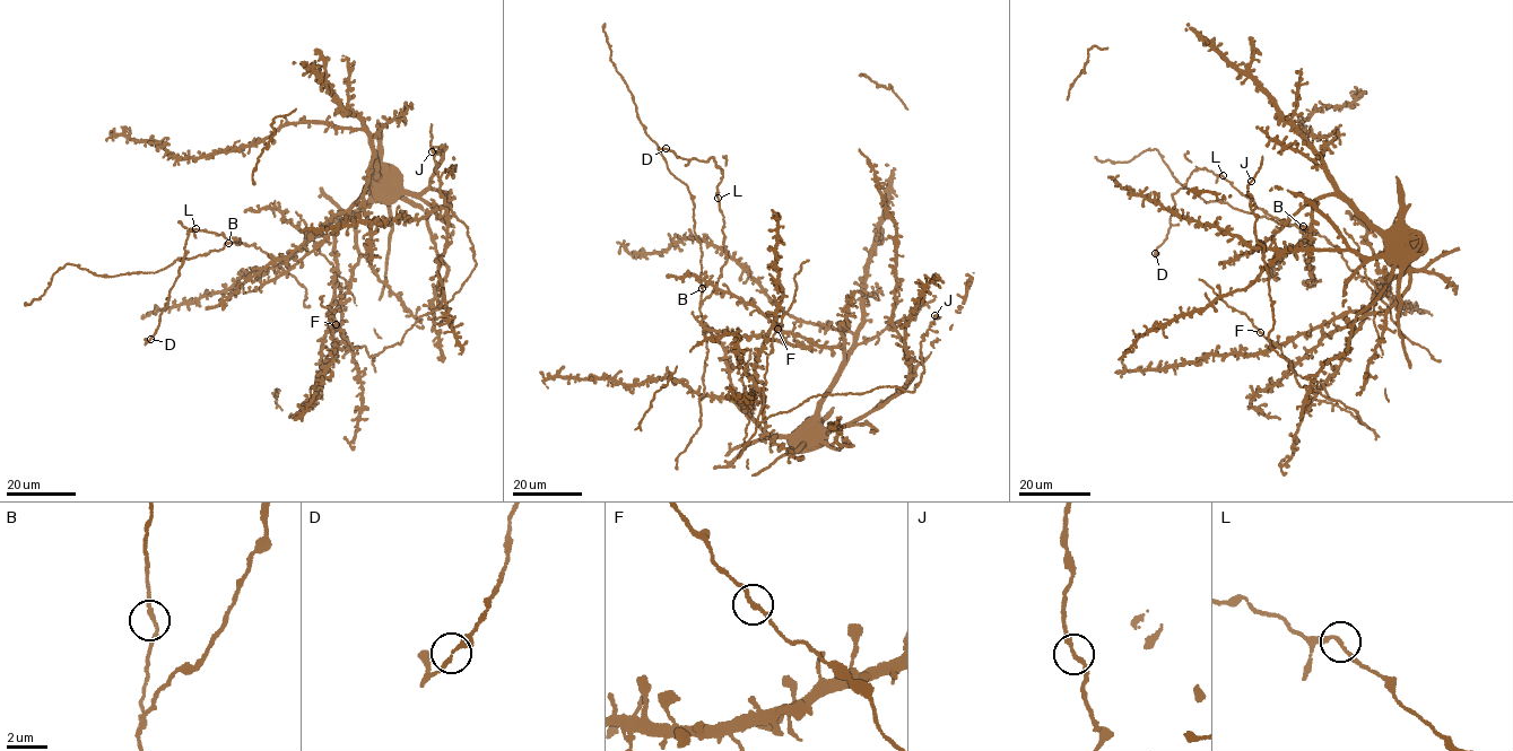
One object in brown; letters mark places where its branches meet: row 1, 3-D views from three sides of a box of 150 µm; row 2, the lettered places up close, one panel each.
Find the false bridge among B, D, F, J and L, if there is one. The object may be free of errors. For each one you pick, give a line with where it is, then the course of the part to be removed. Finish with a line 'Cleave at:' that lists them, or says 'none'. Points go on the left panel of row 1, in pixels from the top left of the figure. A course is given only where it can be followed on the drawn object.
Cleave at: none

